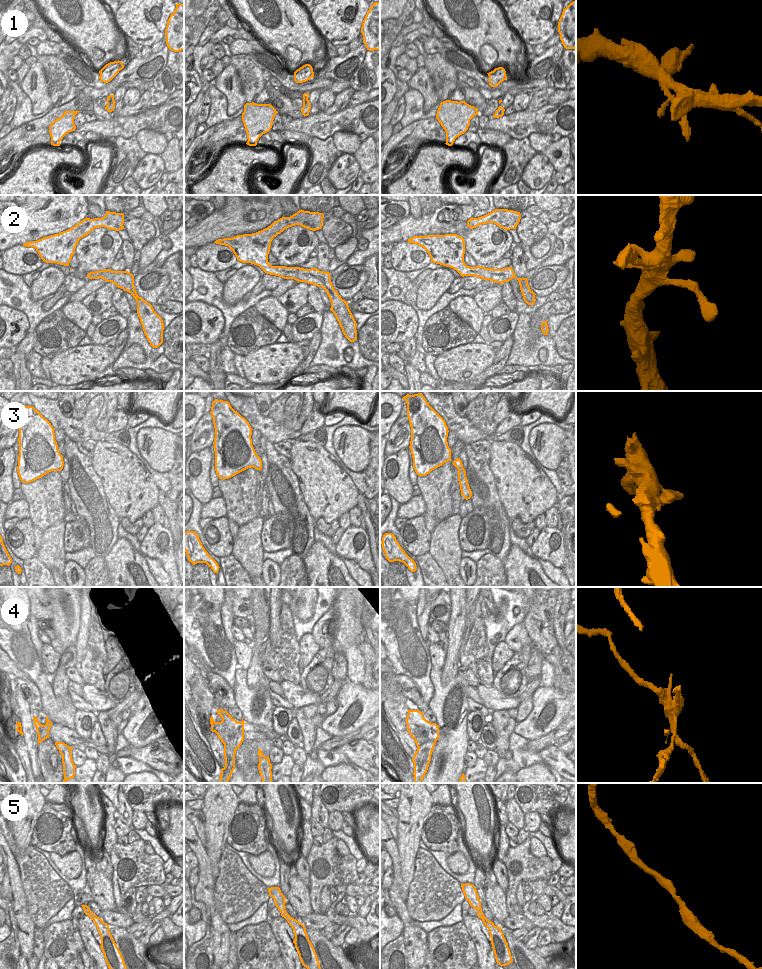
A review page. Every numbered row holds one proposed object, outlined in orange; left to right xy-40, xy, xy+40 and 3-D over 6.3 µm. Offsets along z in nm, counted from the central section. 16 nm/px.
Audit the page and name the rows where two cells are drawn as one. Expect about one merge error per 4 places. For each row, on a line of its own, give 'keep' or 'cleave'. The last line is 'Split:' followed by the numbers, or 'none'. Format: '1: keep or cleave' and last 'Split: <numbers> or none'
1: keep
2: keep
3: keep
4: cleave
5: keep
Split: 4

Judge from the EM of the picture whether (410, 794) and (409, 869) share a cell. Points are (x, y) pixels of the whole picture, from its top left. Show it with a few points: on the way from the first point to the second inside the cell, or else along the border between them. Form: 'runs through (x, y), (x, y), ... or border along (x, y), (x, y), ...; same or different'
runs through (412, 813), (408, 830), (408, 850); same

